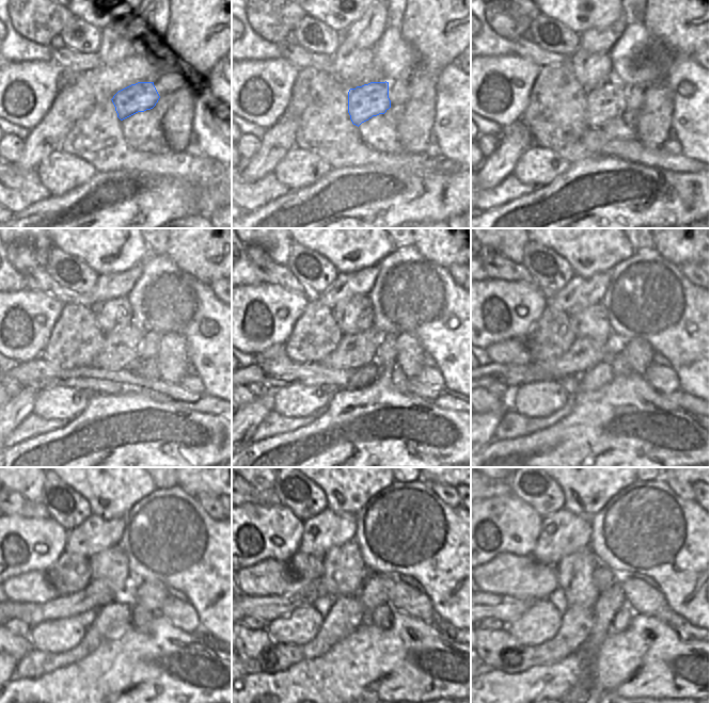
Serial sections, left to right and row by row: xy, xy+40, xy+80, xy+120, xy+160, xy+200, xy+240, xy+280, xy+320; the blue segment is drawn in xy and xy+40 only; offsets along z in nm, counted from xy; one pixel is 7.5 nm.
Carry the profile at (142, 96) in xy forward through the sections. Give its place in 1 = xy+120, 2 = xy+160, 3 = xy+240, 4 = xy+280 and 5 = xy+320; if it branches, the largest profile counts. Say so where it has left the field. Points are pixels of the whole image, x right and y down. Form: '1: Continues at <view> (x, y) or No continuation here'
1: Continues at xy+120 (122, 347)
2: Continues at xy+160 (353, 351)
3: Continues at xy+240 (96, 594)
4: Continues at xy+280 (269, 608)
5: Continues at xy+320 (506, 608)

